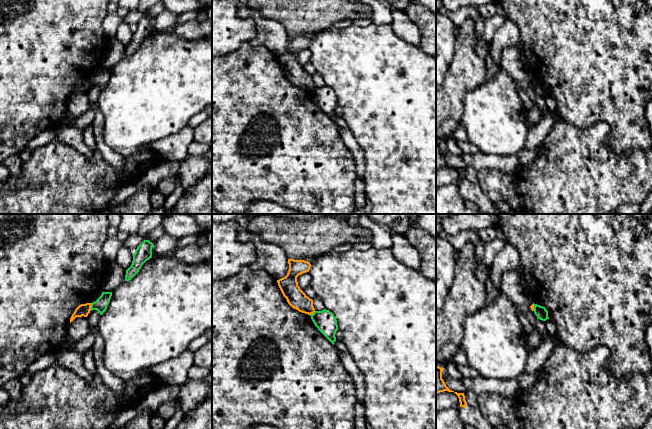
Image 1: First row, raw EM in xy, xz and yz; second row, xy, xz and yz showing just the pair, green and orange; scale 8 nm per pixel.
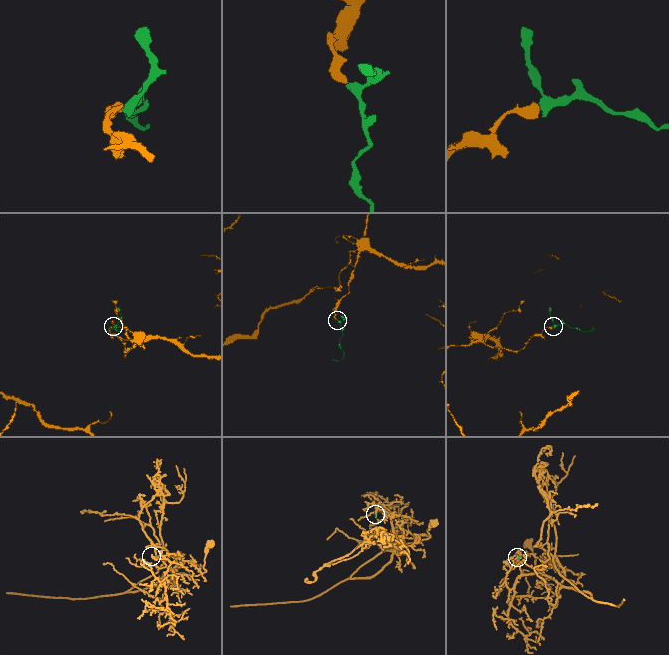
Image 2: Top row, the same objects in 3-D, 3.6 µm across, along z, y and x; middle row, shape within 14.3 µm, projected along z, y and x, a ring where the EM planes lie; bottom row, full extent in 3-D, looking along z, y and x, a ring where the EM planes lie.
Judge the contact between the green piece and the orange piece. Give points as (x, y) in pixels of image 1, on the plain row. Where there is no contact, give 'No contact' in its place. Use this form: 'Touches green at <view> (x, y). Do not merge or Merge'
Touches green at xy (91, 83). Do not merge

